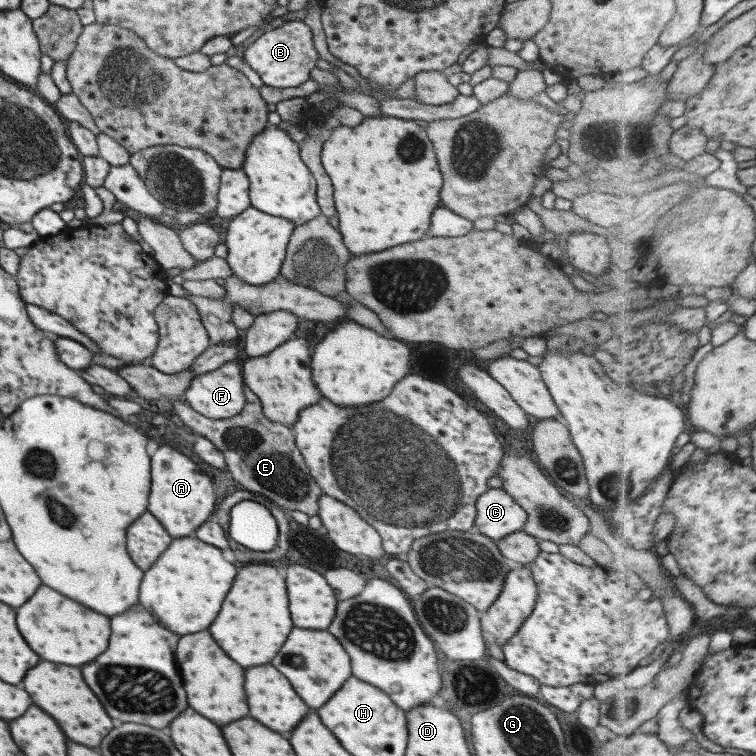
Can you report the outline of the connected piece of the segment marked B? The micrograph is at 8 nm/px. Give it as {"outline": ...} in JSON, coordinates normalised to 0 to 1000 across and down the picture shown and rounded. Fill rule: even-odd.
{"outline":[[[399,26],[376,28],[365,37],[356,37],[321,66],[320,78],[343,99],[348,112],[361,116],[396,114],[409,104],[421,73],[411,56],[411,38]]]}

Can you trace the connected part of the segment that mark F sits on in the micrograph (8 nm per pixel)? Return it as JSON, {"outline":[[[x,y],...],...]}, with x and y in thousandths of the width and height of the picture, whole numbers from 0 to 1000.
{"outline":[[[312,476],[296,479],[279,492],[261,495],[243,516],[245,532],[265,549],[282,556],[306,553],[315,548],[324,532],[324,512],[319,485]]]}

